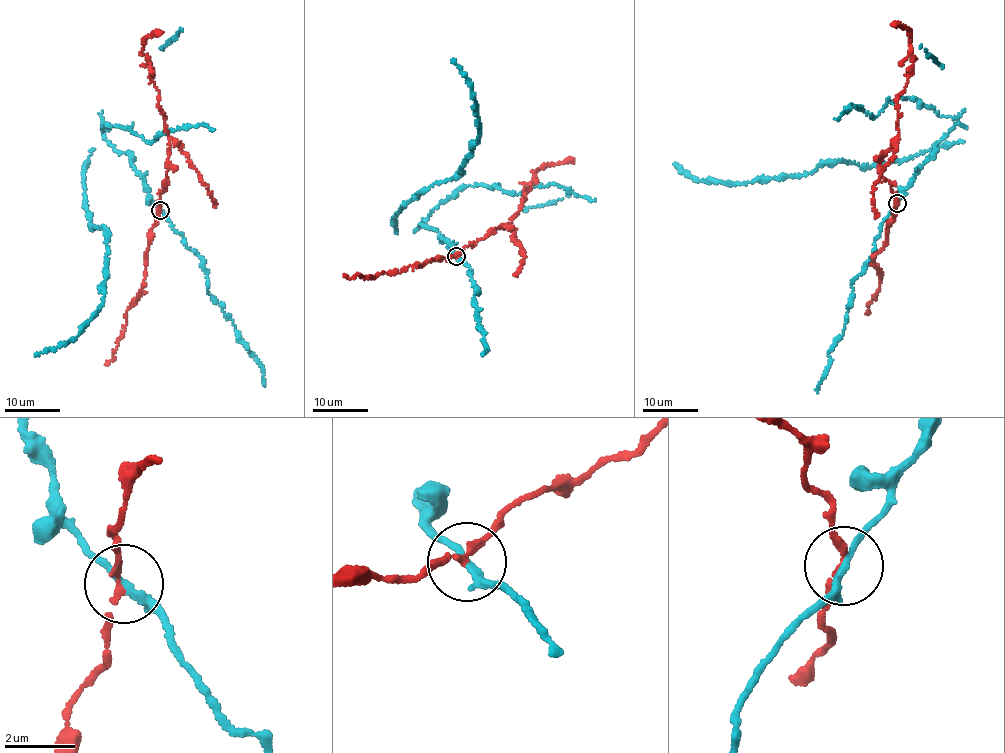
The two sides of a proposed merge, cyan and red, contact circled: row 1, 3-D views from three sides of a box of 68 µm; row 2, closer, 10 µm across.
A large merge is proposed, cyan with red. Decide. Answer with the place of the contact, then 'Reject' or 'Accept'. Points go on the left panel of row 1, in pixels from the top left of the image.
Place: (160, 210). Reject

